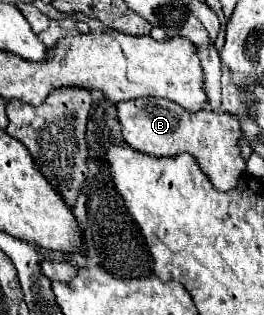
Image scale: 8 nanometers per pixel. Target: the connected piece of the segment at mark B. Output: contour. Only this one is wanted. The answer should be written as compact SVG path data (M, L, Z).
M136 98L118 102L116 116L122 124L124 142L130 148L158 158L188 152L196 158L200 170L210 178L216 190L226 192L236 188L238 180L246 172L246 160L240 152L240 142L244 140L244 134L236 116L214 110L188 112L166 98Z

